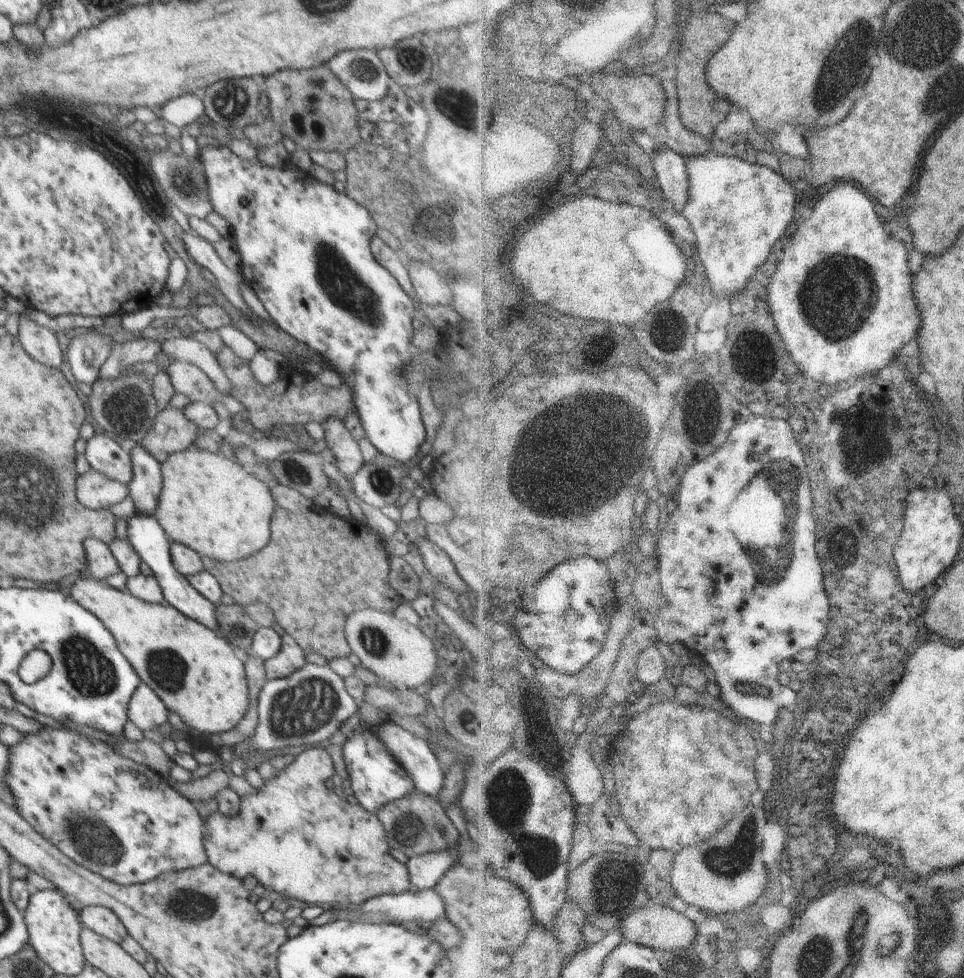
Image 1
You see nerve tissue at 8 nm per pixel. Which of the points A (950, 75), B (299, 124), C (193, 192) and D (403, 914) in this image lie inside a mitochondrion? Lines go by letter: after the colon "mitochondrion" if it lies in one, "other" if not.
A: mitochondrion
B: mitochondrion
C: mitochondrion
D: other

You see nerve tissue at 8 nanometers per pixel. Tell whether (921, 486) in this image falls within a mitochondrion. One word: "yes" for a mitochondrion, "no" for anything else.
no

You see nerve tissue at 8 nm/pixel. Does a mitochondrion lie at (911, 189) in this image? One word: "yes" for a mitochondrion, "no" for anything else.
no

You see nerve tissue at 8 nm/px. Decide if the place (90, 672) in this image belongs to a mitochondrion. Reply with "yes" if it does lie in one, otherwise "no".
yes

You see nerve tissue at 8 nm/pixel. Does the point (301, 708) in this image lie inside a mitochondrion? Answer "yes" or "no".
yes

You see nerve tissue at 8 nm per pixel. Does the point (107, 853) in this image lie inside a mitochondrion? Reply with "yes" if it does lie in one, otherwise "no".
yes

